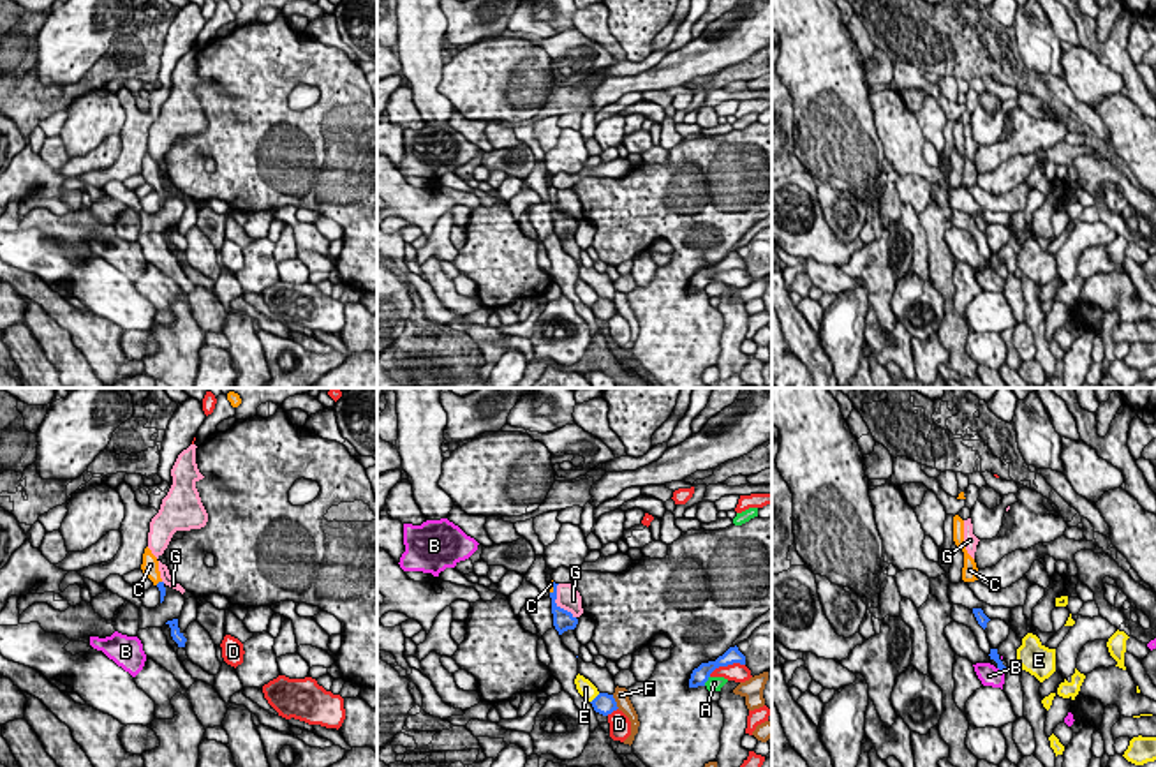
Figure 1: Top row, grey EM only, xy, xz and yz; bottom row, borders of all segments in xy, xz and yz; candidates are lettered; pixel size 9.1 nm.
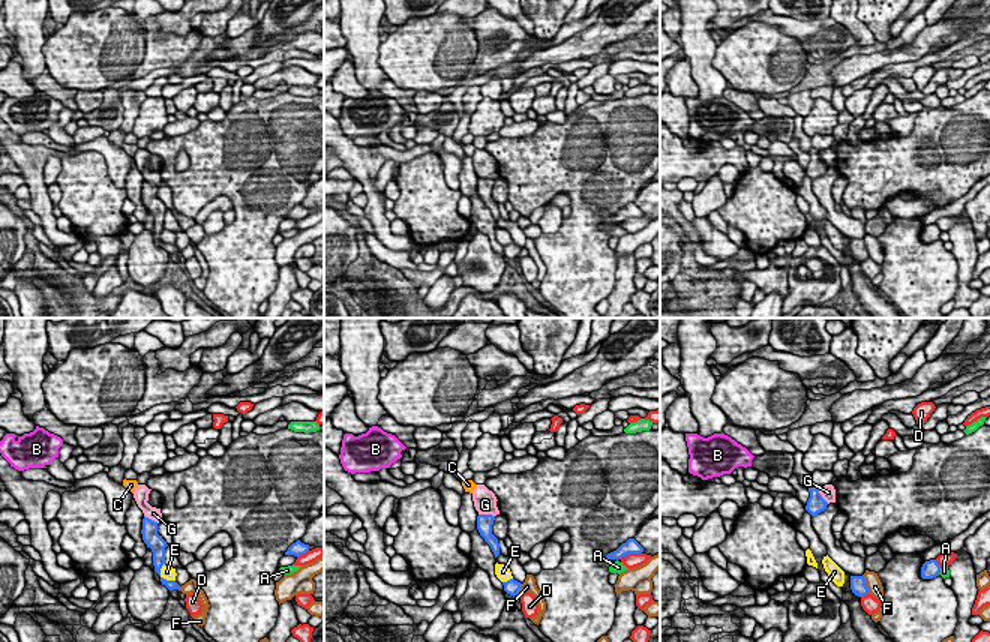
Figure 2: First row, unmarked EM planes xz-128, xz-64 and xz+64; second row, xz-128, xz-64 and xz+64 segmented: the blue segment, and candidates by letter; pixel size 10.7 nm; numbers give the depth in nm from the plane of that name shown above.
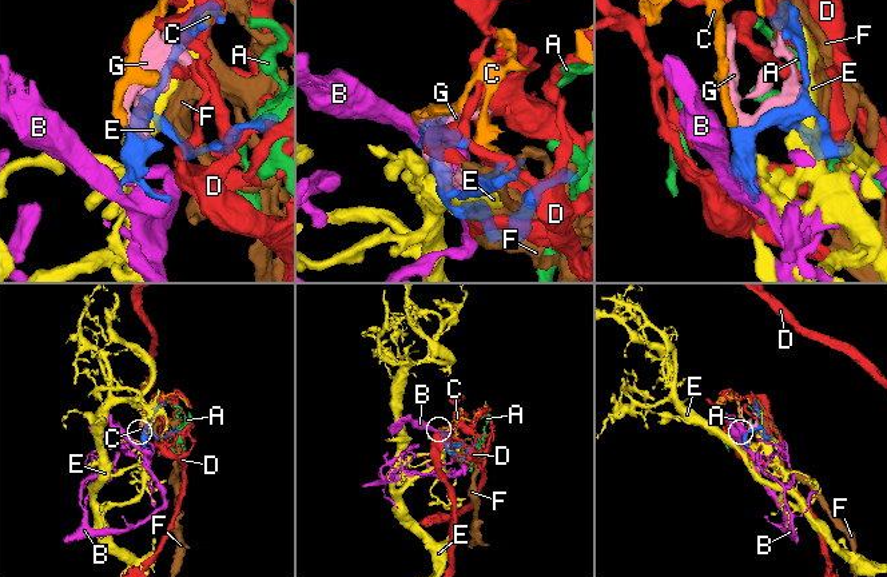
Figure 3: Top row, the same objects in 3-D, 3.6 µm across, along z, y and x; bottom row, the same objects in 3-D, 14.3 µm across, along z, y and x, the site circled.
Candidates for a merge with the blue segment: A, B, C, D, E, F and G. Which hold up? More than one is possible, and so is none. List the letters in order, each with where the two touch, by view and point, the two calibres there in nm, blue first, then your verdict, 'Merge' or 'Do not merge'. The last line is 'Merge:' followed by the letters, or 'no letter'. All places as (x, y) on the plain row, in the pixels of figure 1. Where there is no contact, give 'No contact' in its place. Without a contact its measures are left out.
A: Touches blue at xz (707, 284). Thickness 160 nm (blue) against 130 nm. Do not merge
B: Touches blue at yz (1000, 274). Thickness 70 nm (blue) against 190 nm. Do not merge
C: Touches blue at xz (554, 193). Thickness 130 nm (blue) against 60 nm. Merge
D: Touches blue at xz (726, 270). Thickness 140 nm (blue) against 170 nm. Do not merge
E: Touches blue at xz (594, 304). Thickness 200 nm (blue) against 160 nm. Do not merge
F: Touches blue at xz (615, 307). Thickness 200 nm (blue) against 130 nm. Do not merge
G: Touches blue at xz (555, 208). Thickness 190 nm (blue) against 220 nm. Do not merge
Merge: C

